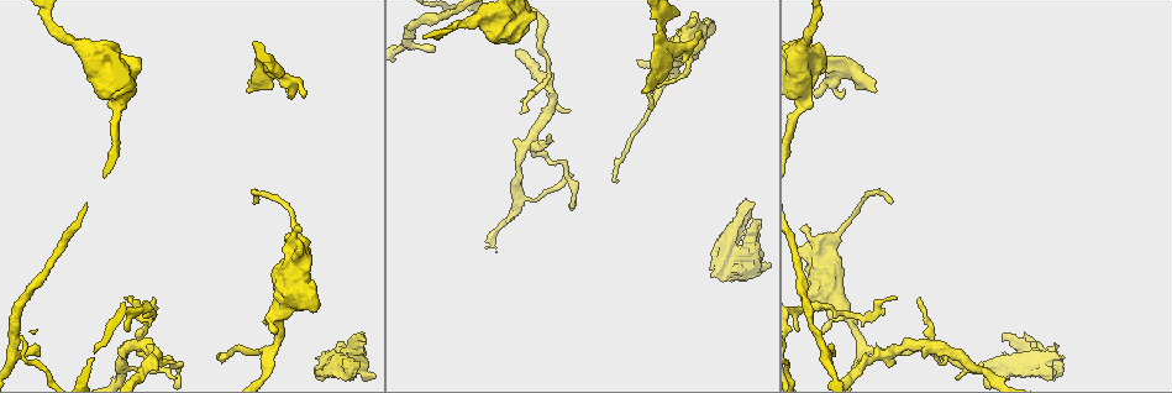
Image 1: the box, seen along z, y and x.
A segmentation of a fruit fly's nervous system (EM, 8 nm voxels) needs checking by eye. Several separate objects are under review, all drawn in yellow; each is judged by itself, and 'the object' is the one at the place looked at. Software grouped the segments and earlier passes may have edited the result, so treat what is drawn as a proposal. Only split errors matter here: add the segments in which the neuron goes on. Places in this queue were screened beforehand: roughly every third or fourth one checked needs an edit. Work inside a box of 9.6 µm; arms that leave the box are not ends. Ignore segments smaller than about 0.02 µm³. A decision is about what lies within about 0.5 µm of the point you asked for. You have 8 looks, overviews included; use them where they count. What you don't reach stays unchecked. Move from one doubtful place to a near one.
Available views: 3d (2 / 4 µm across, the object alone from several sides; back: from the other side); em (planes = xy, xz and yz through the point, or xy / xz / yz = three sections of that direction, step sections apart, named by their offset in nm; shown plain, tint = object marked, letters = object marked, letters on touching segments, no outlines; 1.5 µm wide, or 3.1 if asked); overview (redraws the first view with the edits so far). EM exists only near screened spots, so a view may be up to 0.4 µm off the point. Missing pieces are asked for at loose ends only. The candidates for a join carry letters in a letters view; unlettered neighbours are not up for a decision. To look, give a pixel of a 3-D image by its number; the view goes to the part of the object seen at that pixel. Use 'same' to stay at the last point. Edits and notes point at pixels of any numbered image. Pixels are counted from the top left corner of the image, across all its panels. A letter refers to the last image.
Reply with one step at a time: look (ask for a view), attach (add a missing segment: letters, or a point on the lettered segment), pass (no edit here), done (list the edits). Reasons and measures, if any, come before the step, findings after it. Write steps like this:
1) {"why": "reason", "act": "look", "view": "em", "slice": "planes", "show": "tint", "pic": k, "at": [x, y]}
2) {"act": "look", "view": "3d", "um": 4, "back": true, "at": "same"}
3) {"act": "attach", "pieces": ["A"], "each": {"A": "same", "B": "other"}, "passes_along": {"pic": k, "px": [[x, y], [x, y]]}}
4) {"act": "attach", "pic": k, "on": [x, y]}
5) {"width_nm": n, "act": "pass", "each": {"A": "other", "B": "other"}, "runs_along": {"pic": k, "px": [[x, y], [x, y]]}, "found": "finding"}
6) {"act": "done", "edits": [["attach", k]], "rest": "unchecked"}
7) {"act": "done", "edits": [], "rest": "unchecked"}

{"why": "thin end", "act": "look", "view": "3d", "um": 4, "pic": 1, "at": [548, 136]}

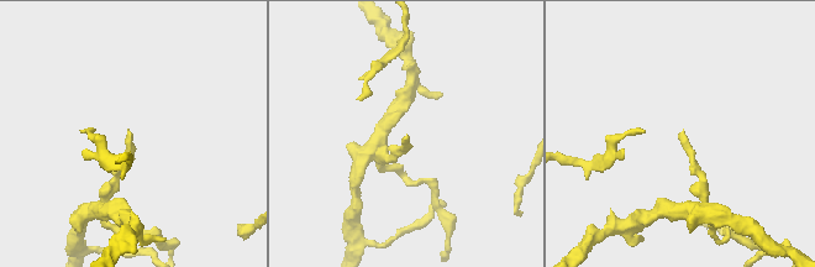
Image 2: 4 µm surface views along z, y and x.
{"why": "now the EM", "act": "look", "view": "em", "slice": "planes", "show": "plain", "pic": 2, "at": [405, 136]}

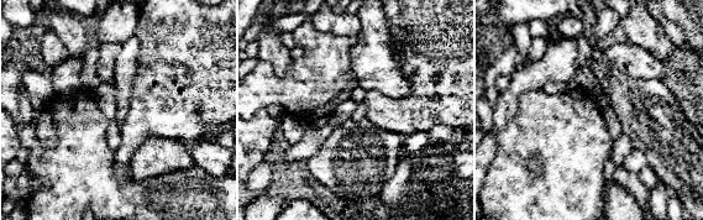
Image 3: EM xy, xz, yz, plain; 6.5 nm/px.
{"why": "see the neighbours", "act": "look", "view": "em", "slice": "planes", "show": "letters", "at": "same"}

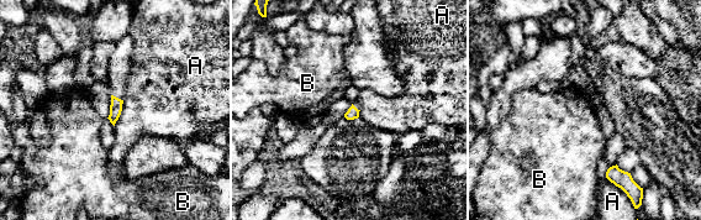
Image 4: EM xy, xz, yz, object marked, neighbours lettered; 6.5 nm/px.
{"act": "pass", "each": {"A": "other", "B": "other"}, "found": "none of them fits"}

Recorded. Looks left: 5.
{"why": "an open end", "act": "look", "view": "em", "slice": "planes", "show": "tint", "pic": 1, "at": [434, 52]}

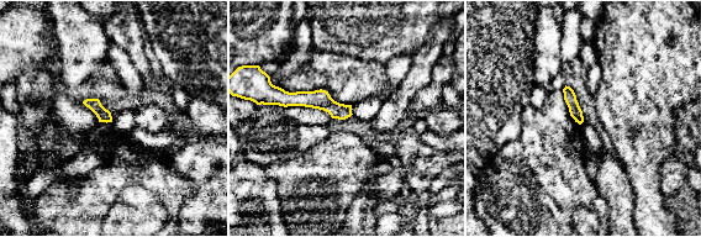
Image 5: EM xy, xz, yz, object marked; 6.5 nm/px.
{"act": "look", "view": "em", "slice": "planes", "show": "letters", "at": "same"}

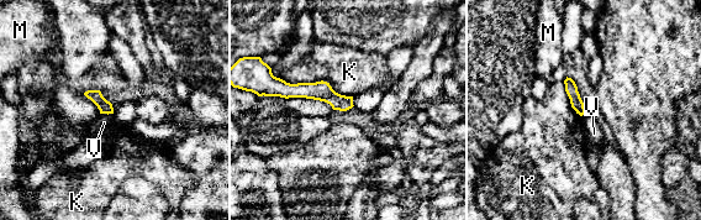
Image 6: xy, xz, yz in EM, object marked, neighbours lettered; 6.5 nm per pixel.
{"act": "pass", "each": {"K": "other", "M": "other", "V": "other"}, "border": {"pic": 6, "px": [[100, 113], [112, 114]]}, "found": "no lettered segment goes on from it"}

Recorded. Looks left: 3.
{"act": "look", "view": "3d", "um": 2, "pic": 1, "at": [700, 35]}

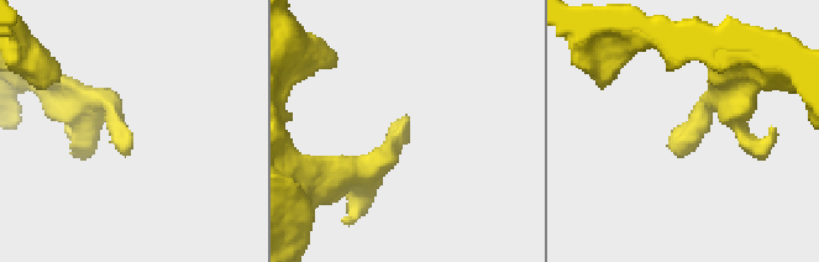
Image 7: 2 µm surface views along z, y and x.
{"act": "look", "view": "em", "slice": "planes", "show": "letters", "pic": 7, "at": [128, 154]}

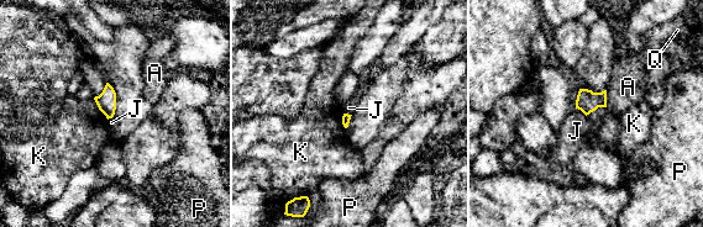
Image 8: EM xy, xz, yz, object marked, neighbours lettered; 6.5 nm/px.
{"act": "pass", "each": {"A": "other", "J": "other", "K": "other", "P": "other", "Q": "other"}, "border": {"pic": 8, "px": [[575, 107], [586, 116]]}, "found": "none of them fits"}

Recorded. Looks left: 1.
{"act": "done", "edits": [], "rest": "unchecked"}

